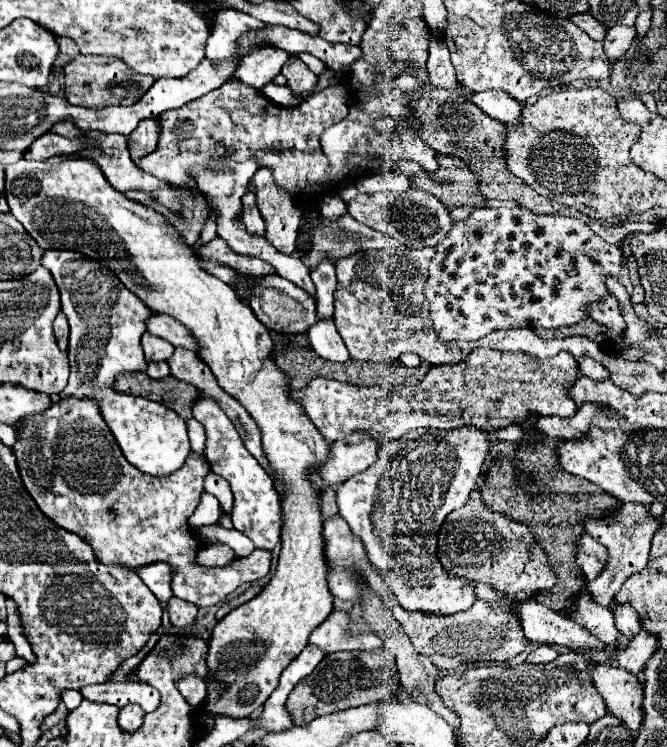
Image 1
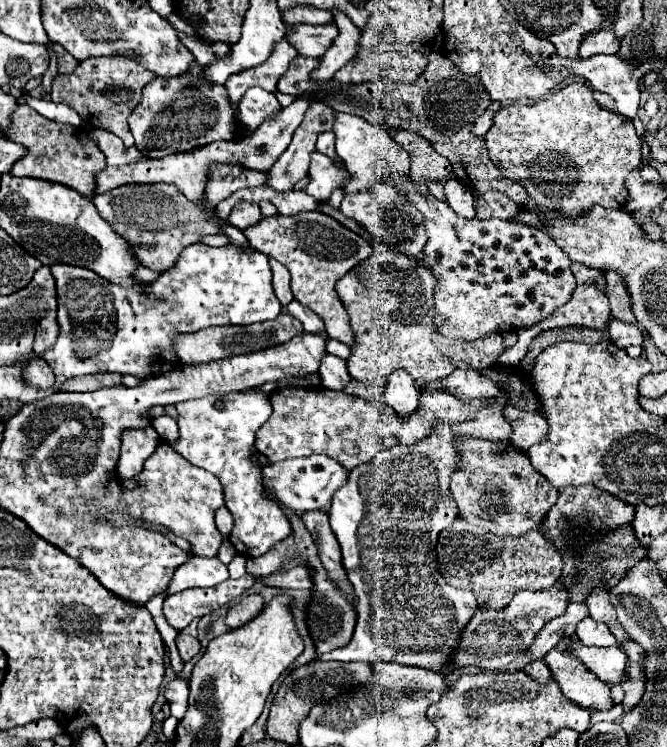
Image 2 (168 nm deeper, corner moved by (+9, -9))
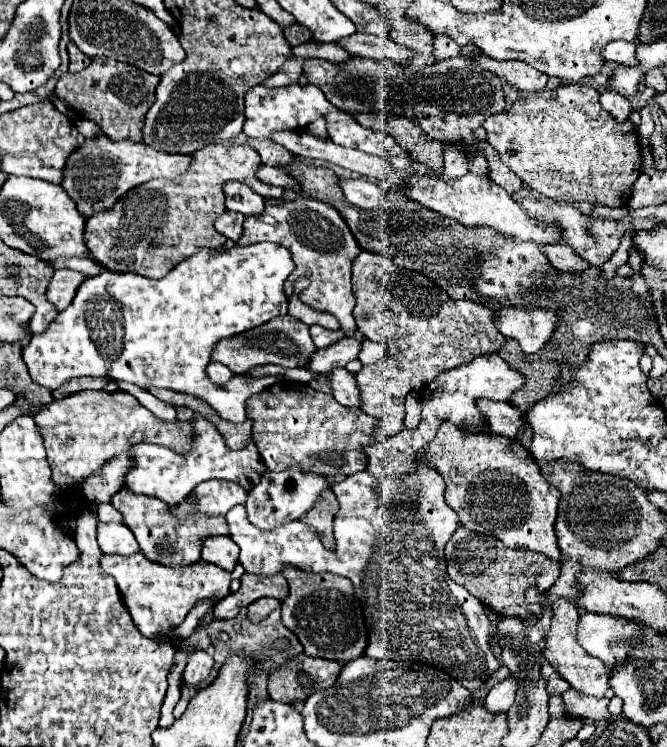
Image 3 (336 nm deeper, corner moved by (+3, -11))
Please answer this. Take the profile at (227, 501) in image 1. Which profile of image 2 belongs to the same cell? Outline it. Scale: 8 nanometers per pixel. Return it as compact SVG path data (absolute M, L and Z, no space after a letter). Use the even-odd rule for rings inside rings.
M219 507L215 511L215 523L217 523L217 529L221 531L221 535L227 537L231 533L231 527L233 527L233 517L225 507Z

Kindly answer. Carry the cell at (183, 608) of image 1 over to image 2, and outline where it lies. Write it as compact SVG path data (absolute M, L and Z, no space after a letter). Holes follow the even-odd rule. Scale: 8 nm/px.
M183 631L177 635L175 643L177 643L179 655L181 655L185 661L193 659L193 657L199 653L199 649L201 649L201 643L199 643L199 639L195 639L195 637L191 637L191 635L183 633Z

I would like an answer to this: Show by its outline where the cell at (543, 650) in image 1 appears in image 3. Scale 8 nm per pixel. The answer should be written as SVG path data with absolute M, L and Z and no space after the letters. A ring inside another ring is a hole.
M545 663L543 665L543 671L545 671L545 677L549 679L549 695L561 695L563 691L567 691L571 685L555 671L555 667L551 663Z

